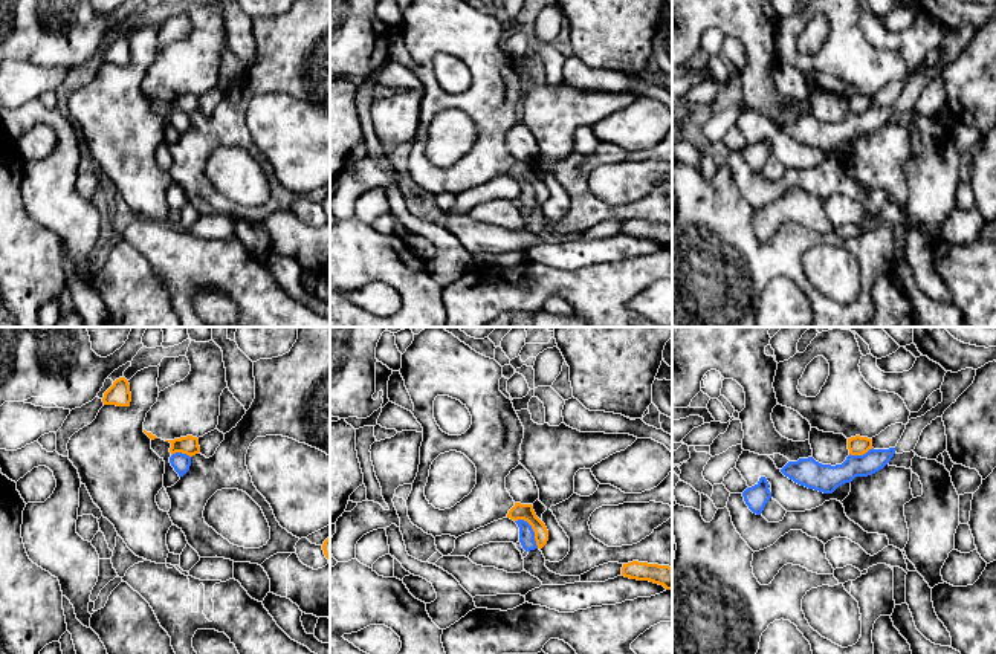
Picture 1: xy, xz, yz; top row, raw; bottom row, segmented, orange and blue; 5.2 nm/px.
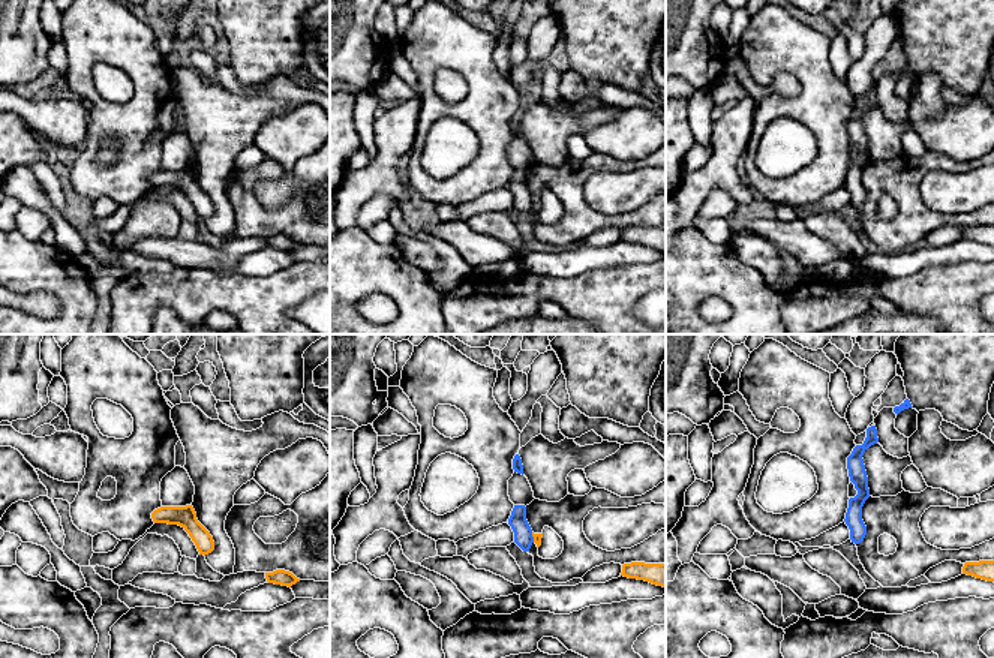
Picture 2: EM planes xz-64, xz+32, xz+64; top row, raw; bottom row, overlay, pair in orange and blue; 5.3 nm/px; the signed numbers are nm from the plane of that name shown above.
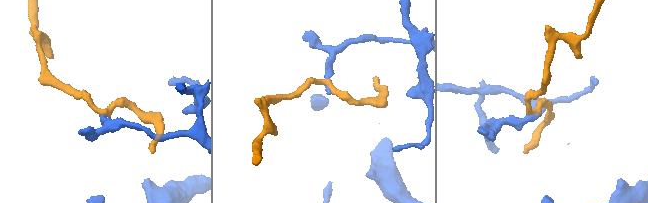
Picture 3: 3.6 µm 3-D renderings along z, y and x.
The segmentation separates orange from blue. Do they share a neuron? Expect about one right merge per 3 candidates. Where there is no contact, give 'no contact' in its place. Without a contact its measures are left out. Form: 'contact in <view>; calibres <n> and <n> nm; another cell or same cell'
contact in xz; calibres 90 and 80 nm; another cell

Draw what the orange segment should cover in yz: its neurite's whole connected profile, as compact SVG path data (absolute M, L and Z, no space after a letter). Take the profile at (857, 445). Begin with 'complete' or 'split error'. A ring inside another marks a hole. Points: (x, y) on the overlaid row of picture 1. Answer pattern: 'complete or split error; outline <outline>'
complete; outline M860 435L851 437L848 439L848 449L851 455L863 455L872 449L872 439Z

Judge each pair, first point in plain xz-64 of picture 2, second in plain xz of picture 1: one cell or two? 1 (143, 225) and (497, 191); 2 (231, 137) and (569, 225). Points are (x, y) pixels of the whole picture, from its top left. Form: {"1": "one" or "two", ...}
{"1": "two", "2": "two"}

